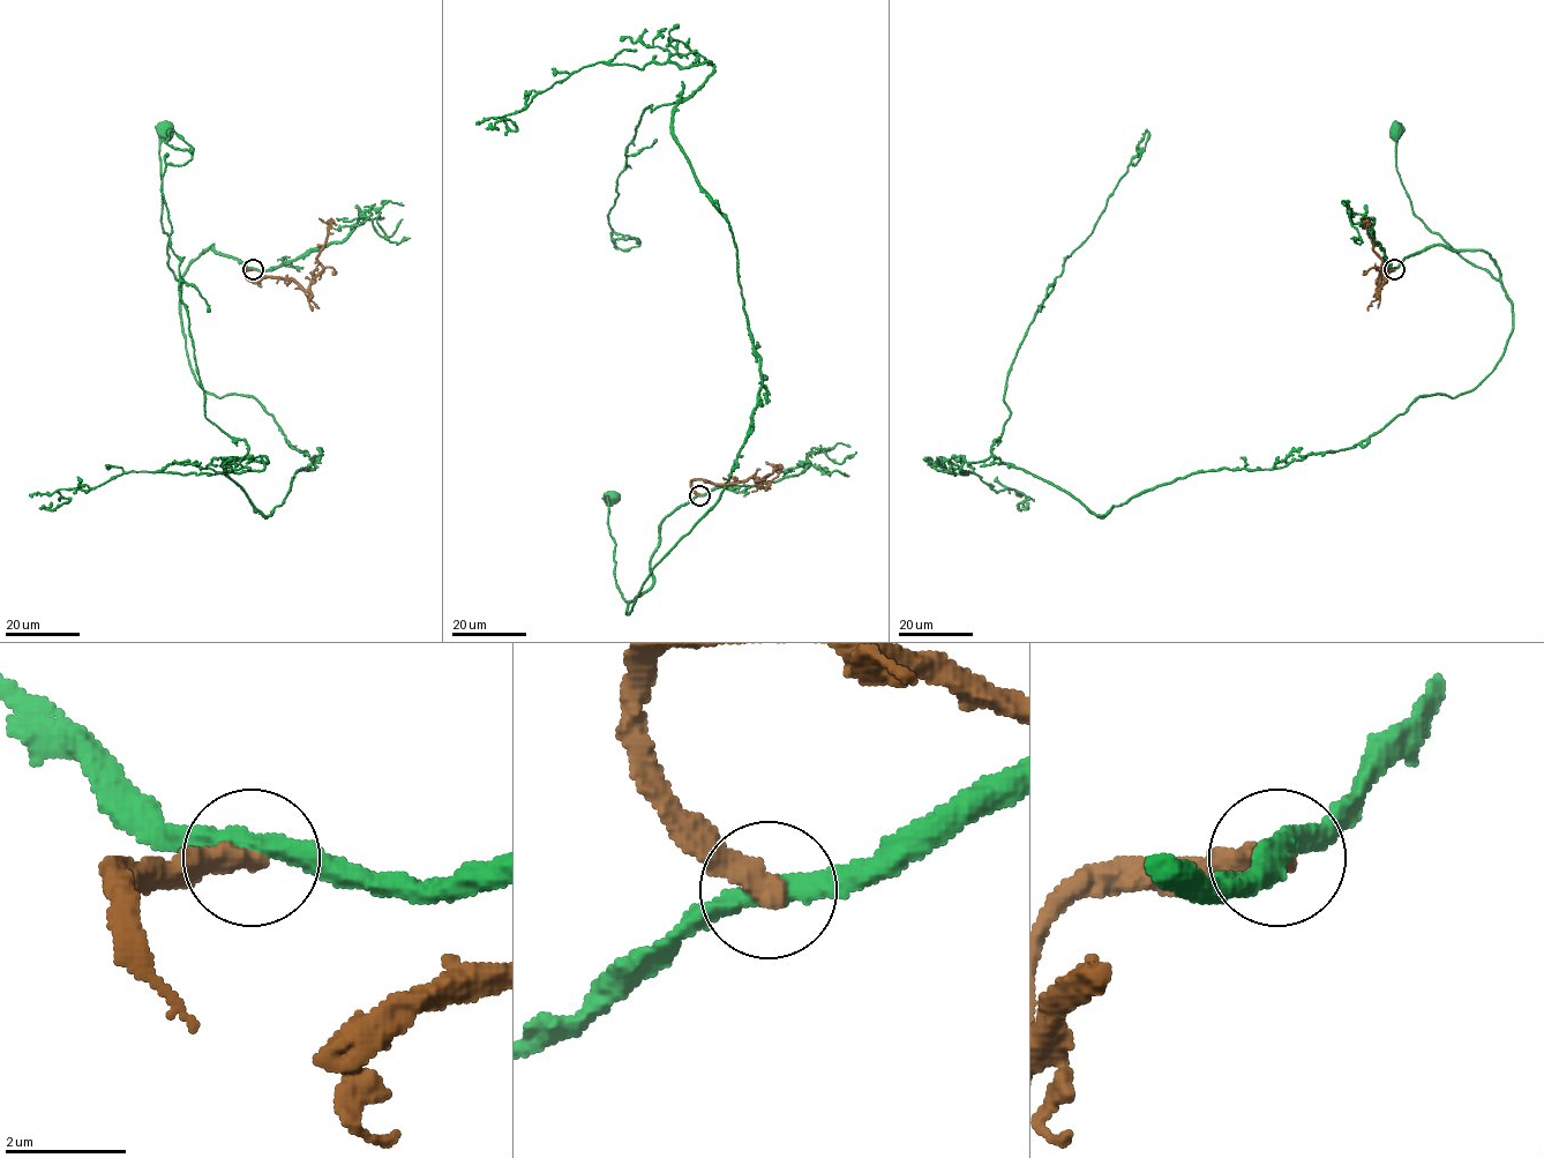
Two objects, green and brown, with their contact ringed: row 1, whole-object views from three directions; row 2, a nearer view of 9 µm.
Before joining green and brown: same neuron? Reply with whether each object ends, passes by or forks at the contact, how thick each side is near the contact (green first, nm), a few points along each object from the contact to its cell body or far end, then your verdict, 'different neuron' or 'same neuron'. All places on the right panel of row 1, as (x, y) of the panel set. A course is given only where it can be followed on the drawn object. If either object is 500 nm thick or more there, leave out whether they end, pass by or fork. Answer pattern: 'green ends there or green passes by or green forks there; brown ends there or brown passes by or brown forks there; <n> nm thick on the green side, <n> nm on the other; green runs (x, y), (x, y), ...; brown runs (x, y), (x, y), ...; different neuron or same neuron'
green passes by; brown ends there; 360 nm thick on the green side, 420 nm on the other; green runs (1394, 269), (1406, 258), (1444, 245), (1484, 251), (1500, 279), (1464, 260), (1415, 214), (1396, 166), (1396, 131); brown runs (1394, 269), (1379, 275), (1378, 281), (1383, 277), (1377, 290), (1386, 279), (1386, 274), (1366, 225), (1361, 218); different neuron

